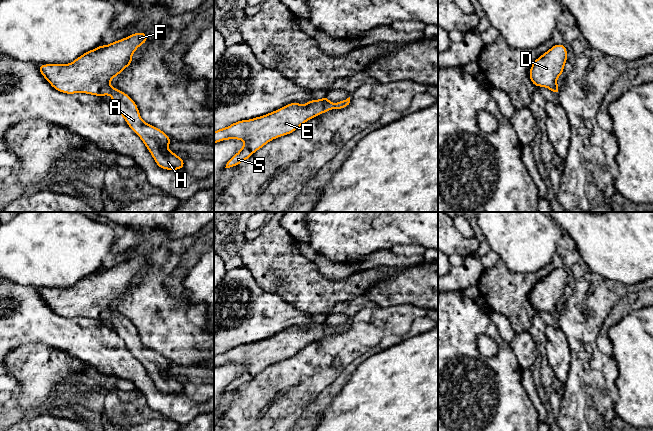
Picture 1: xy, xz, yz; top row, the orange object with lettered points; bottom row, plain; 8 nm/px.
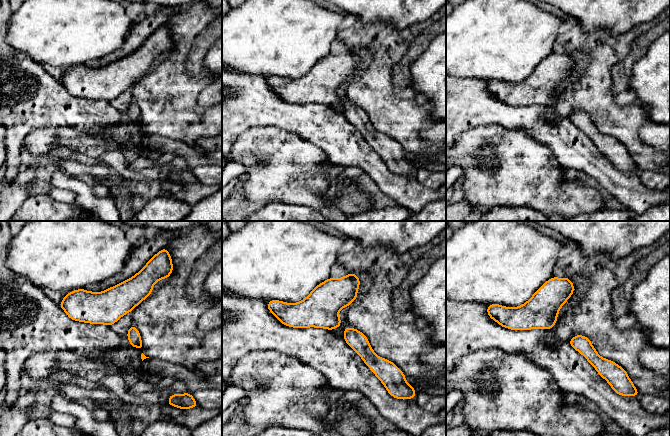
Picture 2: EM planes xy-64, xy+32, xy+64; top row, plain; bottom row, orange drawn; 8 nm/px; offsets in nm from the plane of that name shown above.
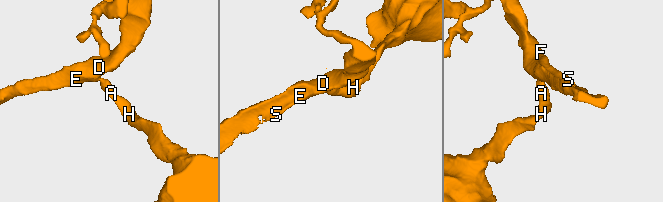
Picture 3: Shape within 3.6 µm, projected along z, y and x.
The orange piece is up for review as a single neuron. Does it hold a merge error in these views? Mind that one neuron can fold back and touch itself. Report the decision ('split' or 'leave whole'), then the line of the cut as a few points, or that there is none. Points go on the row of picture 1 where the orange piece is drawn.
leave whole; no cut

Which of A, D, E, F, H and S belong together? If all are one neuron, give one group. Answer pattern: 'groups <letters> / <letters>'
groups A D E F H S

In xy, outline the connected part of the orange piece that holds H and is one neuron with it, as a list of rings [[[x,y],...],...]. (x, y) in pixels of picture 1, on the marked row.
[[[135,33],[88,51],[70,64],[44,64],[38,67],[51,86],[62,93],[110,94],[113,106],[144,142],[157,165],[163,169],[177,170],[184,168],[184,160],[168,150],[172,140],[160,129],[145,123],[129,95],[117,88],[112,89],[110,85],[110,80],[133,62],[133,53],[147,39],[145,33]]]

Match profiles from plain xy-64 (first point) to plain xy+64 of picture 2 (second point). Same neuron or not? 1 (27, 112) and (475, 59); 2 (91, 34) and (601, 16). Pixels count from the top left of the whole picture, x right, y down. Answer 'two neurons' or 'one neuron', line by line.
1: two neurons
2: two neurons

